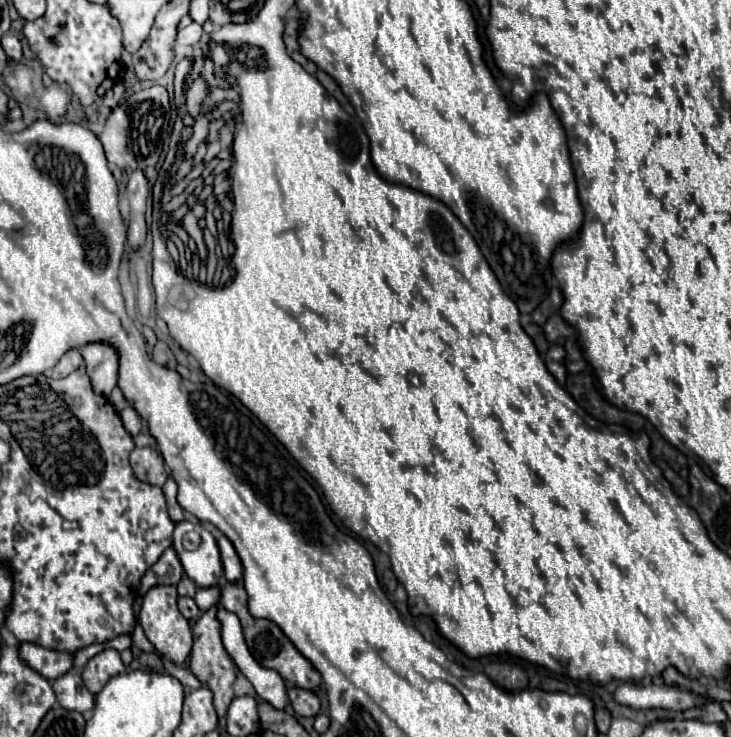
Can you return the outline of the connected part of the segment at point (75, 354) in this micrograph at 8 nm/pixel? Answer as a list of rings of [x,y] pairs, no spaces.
[[[69,350],[69,352],[57,362],[57,366],[53,368],[53,372],[55,372],[55,376],[65,378],[65,376],[69,376],[71,372],[75,372],[81,364],[83,364],[81,352],[79,352],[79,350]]]

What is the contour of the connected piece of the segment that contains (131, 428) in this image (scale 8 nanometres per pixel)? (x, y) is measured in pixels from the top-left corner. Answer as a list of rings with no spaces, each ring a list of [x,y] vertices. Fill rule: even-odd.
[[[127,406],[127,408],[121,410],[119,414],[121,414],[121,420],[123,420],[125,430],[127,430],[131,436],[139,434],[139,430],[141,430],[141,418],[135,414],[135,410],[133,410],[131,406]]]

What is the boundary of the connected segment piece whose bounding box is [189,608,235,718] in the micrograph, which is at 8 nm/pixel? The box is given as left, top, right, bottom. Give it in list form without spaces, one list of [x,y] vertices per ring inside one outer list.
[[[211,608],[209,612],[205,612],[193,628],[193,650],[191,650],[189,668],[195,674],[195,678],[213,692],[217,716],[223,718],[227,714],[231,700],[233,700],[233,688],[231,686],[235,682],[235,668],[233,668],[231,656],[225,652],[225,648],[221,644],[221,632],[219,632],[219,622],[215,618],[215,612],[217,612],[217,608]]]

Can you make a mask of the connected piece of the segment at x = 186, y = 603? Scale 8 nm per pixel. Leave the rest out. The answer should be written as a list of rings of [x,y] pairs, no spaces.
[[[187,596],[179,598],[179,610],[181,610],[181,614],[183,614],[187,620],[191,620],[191,618],[197,618],[197,616],[201,614],[201,610],[195,606],[193,598],[187,598]]]

